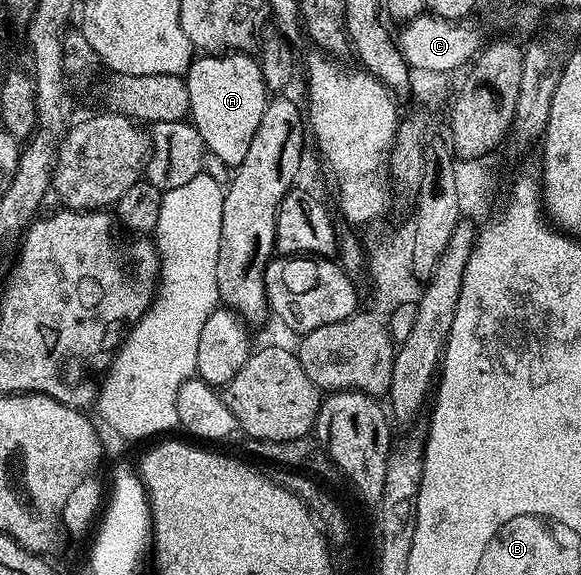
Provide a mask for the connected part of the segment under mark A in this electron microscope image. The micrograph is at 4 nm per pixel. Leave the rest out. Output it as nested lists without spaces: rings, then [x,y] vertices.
[[[247,51],[199,55],[188,67],[185,80],[191,104],[189,121],[201,135],[204,150],[221,159],[223,165],[239,166],[249,152],[253,135],[257,135],[257,127],[261,127],[261,115],[269,100],[258,60]]]

